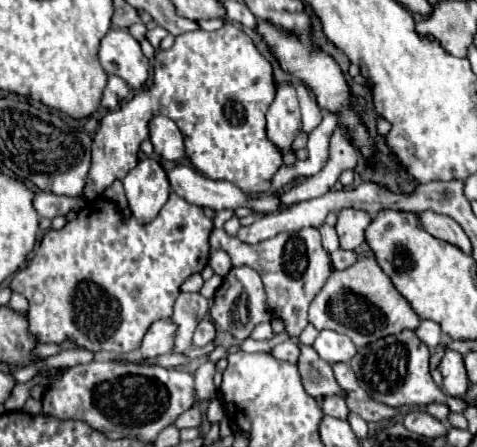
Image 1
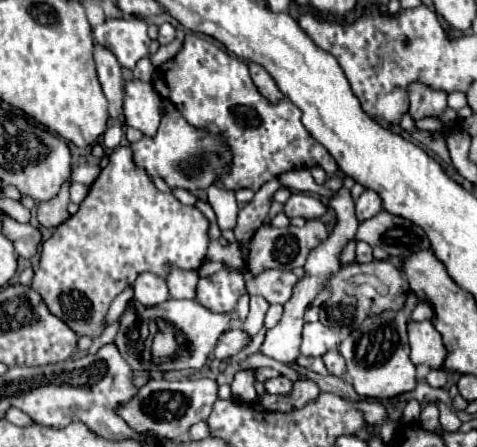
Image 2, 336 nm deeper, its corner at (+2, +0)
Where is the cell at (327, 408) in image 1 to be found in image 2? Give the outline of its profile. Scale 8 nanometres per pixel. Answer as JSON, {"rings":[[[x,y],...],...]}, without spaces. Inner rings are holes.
{"rings":[[[285,376],[269,378],[269,380],[265,380],[265,390],[267,390],[267,394],[289,394],[291,382]]]}

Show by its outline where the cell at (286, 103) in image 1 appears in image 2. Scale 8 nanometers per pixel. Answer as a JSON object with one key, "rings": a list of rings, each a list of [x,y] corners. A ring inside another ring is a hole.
{"rings":[[[249,62],[247,66],[249,66],[249,74],[253,76],[251,80],[253,80],[255,86],[259,88],[259,92],[261,92],[269,102],[279,102],[279,100],[283,98],[283,94],[279,92],[279,88],[277,88],[275,80],[271,78],[271,74],[269,74],[263,66],[259,66],[259,64],[255,64],[255,62]]]}

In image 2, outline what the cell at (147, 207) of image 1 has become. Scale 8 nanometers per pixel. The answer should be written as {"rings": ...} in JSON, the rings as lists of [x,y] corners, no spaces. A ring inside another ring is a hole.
{"rings":[[[161,100],[161,106],[165,112],[161,116],[157,134],[143,136],[139,142],[131,144],[135,162],[143,166],[149,176],[161,176],[171,188],[185,188],[189,192],[207,190],[219,178],[223,178],[227,170],[231,170],[233,154],[227,146],[227,140],[221,134],[211,134],[207,130],[191,126],[169,100]]]}

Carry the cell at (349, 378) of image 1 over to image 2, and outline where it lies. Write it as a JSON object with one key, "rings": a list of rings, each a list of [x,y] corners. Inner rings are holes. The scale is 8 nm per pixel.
{"rings":[[[331,350],[331,352],[323,354],[323,362],[325,362],[329,374],[333,374],[333,376],[343,376],[345,374],[345,362],[343,362],[343,356],[339,352]]]}

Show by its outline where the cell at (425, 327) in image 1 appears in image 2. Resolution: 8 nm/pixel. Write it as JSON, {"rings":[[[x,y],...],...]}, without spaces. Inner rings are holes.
{"rings":[[[419,302],[419,304],[417,304],[417,308],[413,310],[413,314],[411,314],[409,318],[411,318],[411,320],[415,320],[415,322],[431,320],[431,318],[433,318],[433,308],[431,308],[431,304],[427,304],[427,302]]]}

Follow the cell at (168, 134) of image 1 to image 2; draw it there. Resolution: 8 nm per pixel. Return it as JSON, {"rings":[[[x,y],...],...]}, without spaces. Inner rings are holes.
{"rings":[[[129,80],[123,86],[123,114],[125,122],[145,136],[153,136],[161,120],[161,98],[151,82]]]}

